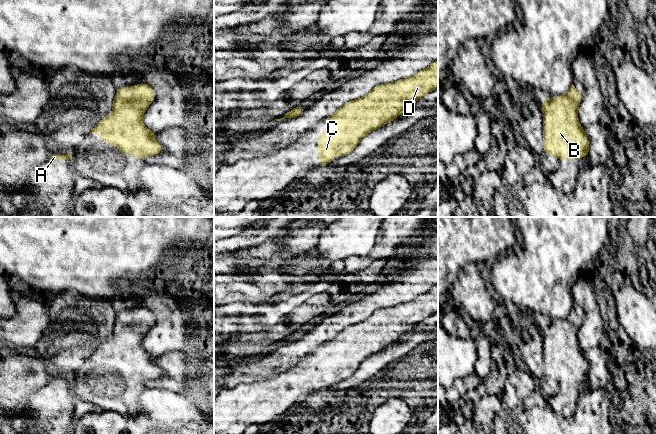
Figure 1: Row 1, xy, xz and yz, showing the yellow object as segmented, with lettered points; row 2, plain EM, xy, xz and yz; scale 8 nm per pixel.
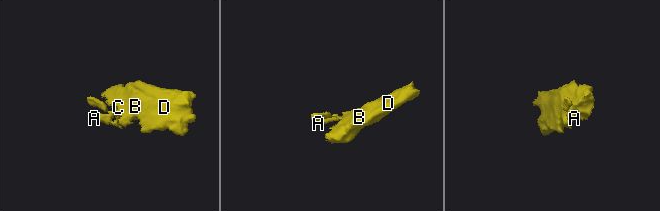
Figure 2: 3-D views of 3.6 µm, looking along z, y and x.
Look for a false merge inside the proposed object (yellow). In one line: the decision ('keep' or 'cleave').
keep

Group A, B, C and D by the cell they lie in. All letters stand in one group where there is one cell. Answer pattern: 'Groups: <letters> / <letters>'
Groups: A B C D

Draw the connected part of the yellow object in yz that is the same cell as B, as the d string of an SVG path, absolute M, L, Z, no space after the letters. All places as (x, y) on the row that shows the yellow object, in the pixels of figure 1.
M572 84L564 96L542 100L544 153L553 154L561 162L589 155L589 139L578 121L578 109L582 95Z

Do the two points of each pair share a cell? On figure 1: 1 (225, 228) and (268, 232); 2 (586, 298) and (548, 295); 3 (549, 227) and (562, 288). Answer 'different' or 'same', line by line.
1: different
2: different
3: same

